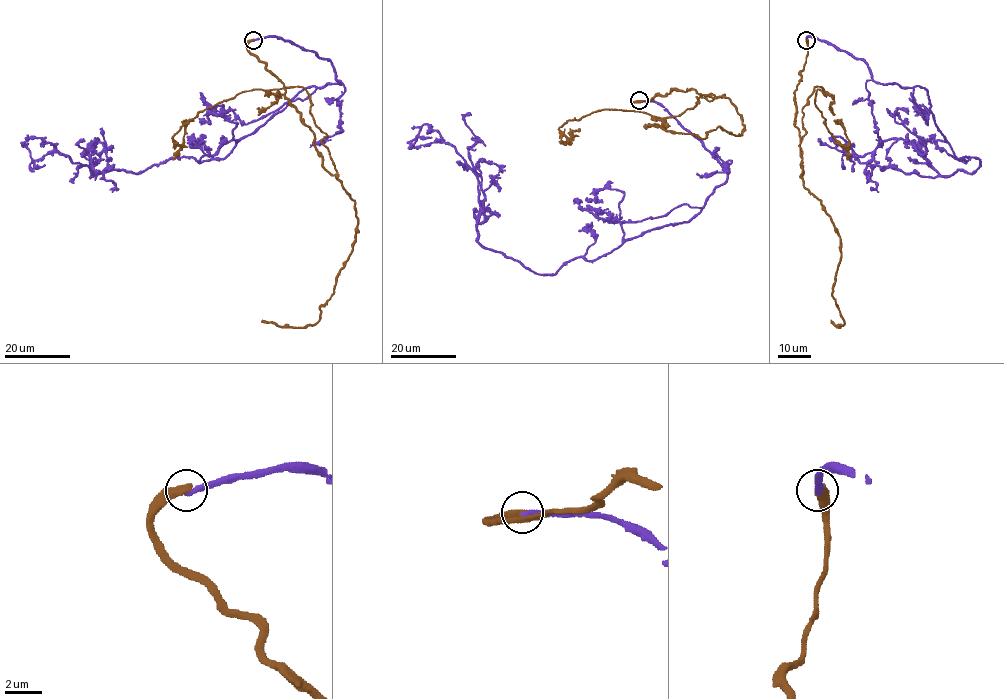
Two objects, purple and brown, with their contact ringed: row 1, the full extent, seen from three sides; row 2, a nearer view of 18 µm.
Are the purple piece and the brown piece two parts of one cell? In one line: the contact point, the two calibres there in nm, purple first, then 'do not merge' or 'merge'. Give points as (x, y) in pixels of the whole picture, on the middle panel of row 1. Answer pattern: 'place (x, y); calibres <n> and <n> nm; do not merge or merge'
place (639, 100); calibres 320 and 550 nm; do not merge

